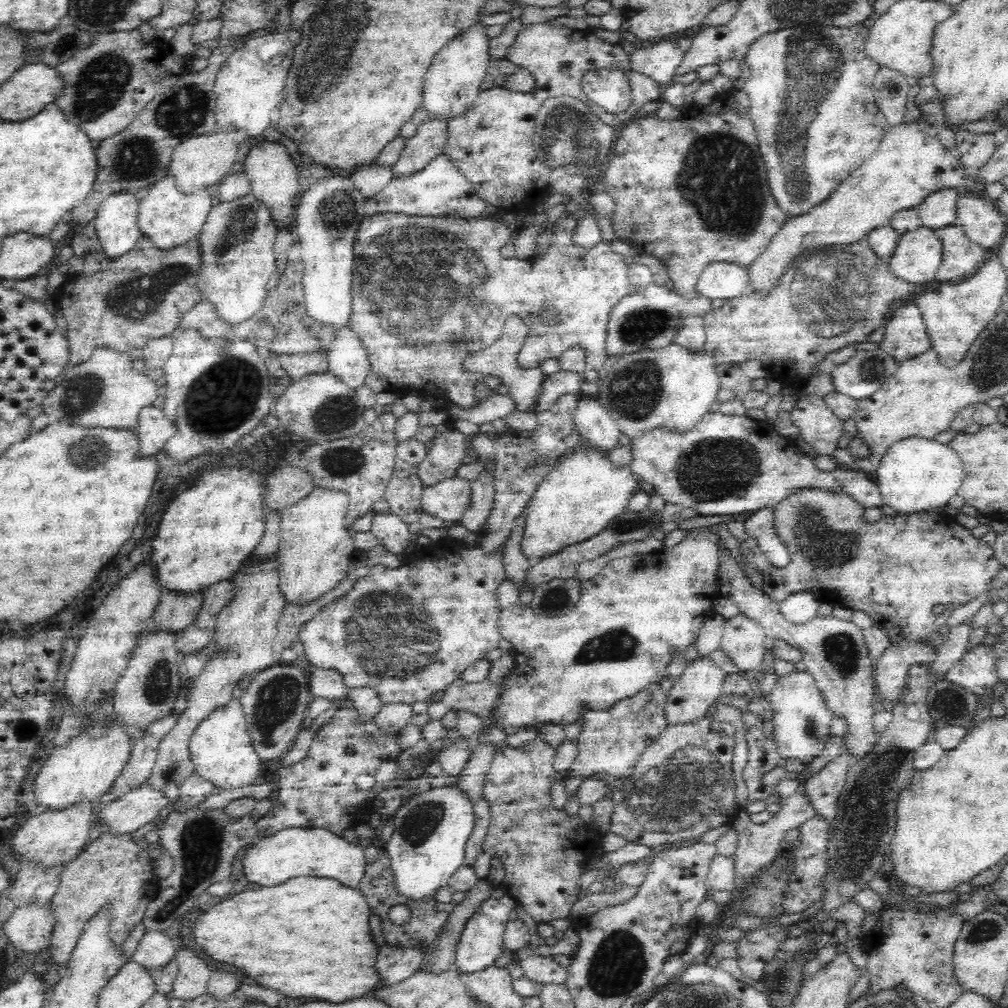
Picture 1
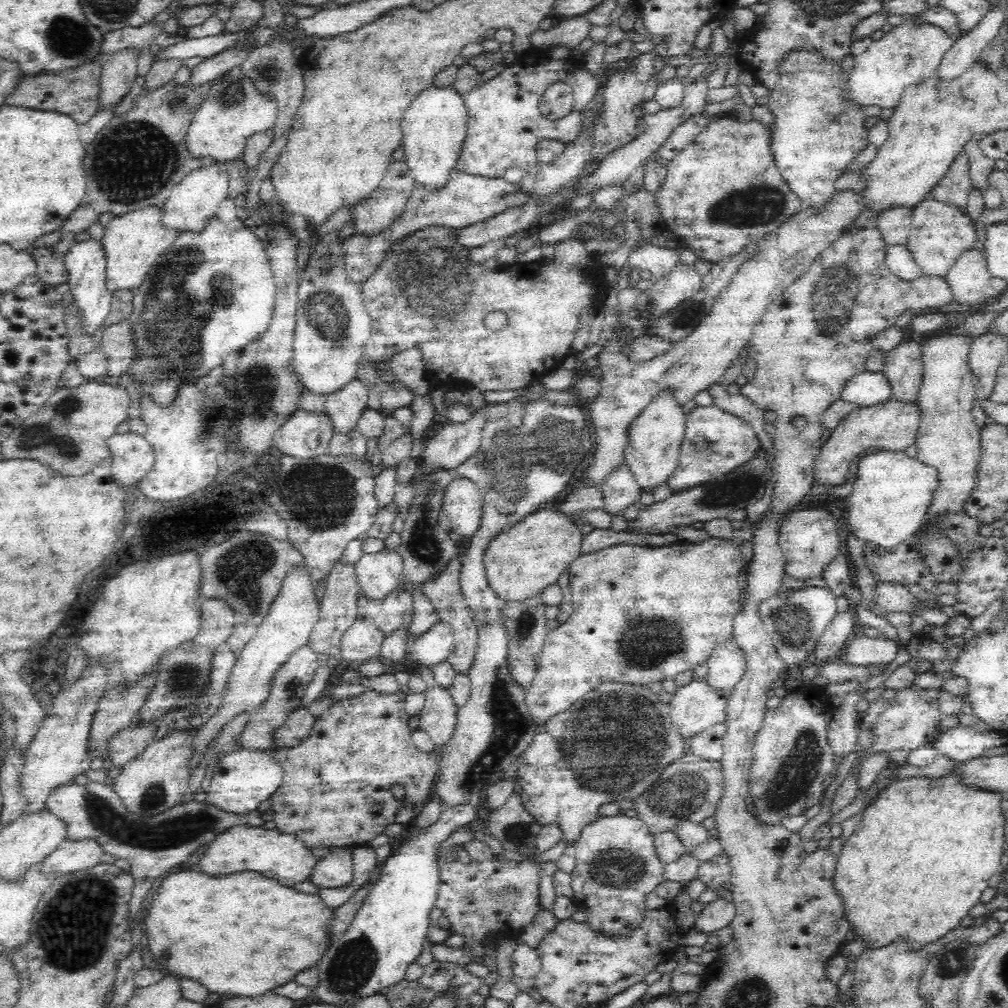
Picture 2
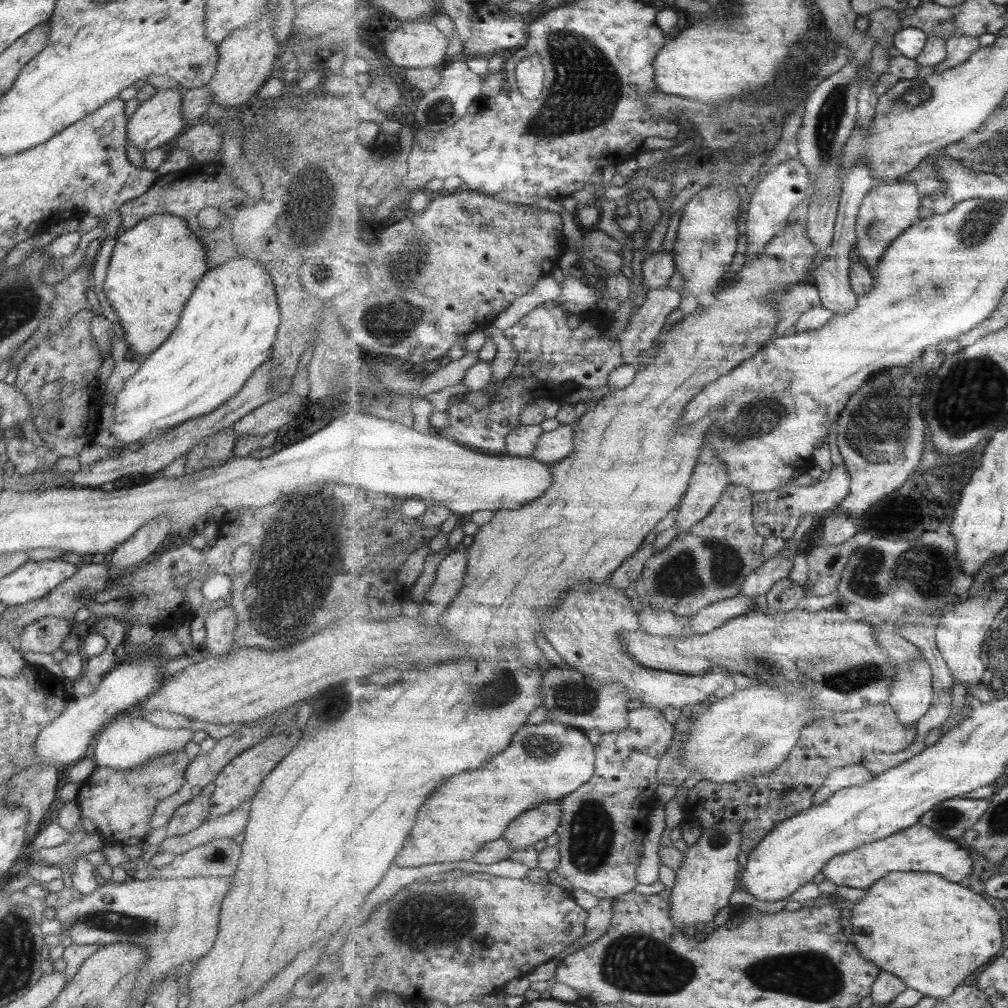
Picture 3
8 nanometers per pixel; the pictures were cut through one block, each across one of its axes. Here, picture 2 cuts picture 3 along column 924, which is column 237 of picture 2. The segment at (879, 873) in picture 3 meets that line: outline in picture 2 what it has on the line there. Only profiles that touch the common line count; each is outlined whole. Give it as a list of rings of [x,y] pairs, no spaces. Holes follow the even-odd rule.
[[[236,824],[216,834],[206,843],[206,850],[202,852],[198,866],[202,872],[210,876],[226,876],[226,874],[244,871],[260,872],[264,878],[270,878],[280,886],[293,887],[308,879],[316,858],[311,855],[294,837],[281,833],[277,828],[265,829],[263,826]]]

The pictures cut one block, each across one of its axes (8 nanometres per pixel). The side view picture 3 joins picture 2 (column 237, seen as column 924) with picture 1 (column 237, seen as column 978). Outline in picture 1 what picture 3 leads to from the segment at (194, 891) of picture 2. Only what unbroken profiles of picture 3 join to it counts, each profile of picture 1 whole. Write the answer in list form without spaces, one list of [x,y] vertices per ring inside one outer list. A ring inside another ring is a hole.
[[[294,877],[278,886],[244,890],[211,904],[190,928],[190,938],[198,952],[220,964],[234,966],[250,980],[264,988],[280,992],[284,998],[318,998],[326,1002],[344,1002],[354,996],[364,996],[376,984],[372,964],[376,950],[370,942],[368,904],[360,888],[351,889],[329,878]]]

